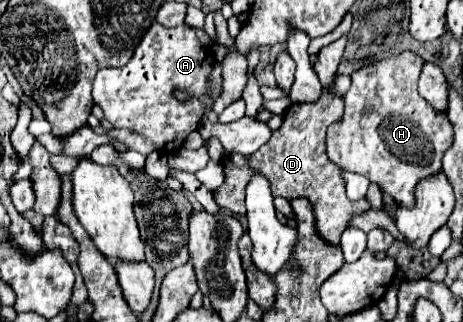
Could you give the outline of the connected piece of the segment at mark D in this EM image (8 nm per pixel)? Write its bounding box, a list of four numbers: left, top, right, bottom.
[214,93,370,245]

